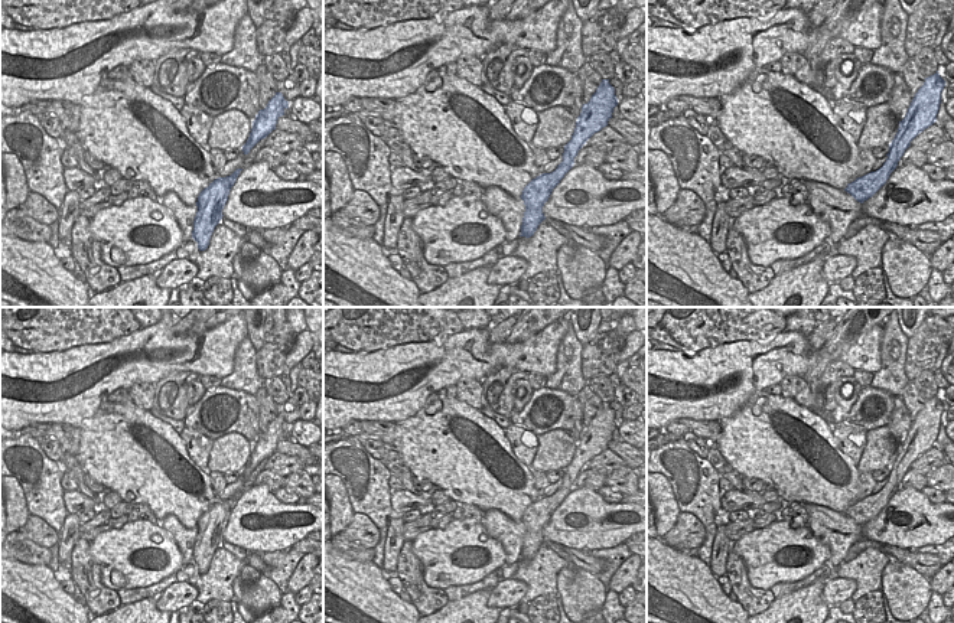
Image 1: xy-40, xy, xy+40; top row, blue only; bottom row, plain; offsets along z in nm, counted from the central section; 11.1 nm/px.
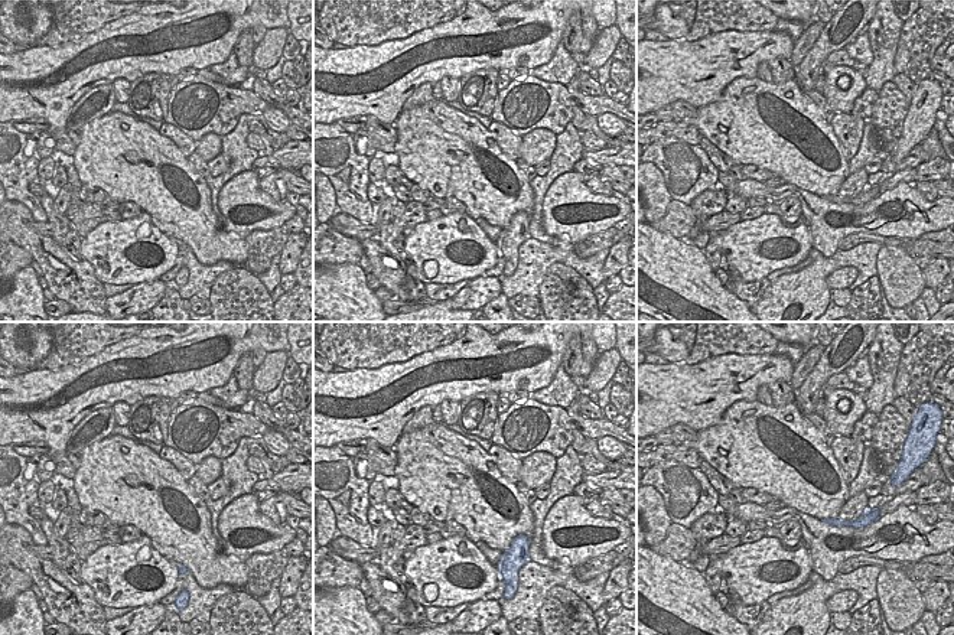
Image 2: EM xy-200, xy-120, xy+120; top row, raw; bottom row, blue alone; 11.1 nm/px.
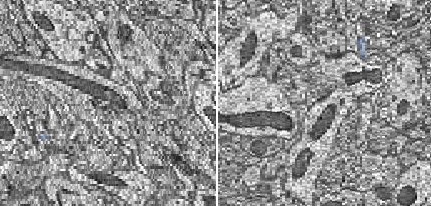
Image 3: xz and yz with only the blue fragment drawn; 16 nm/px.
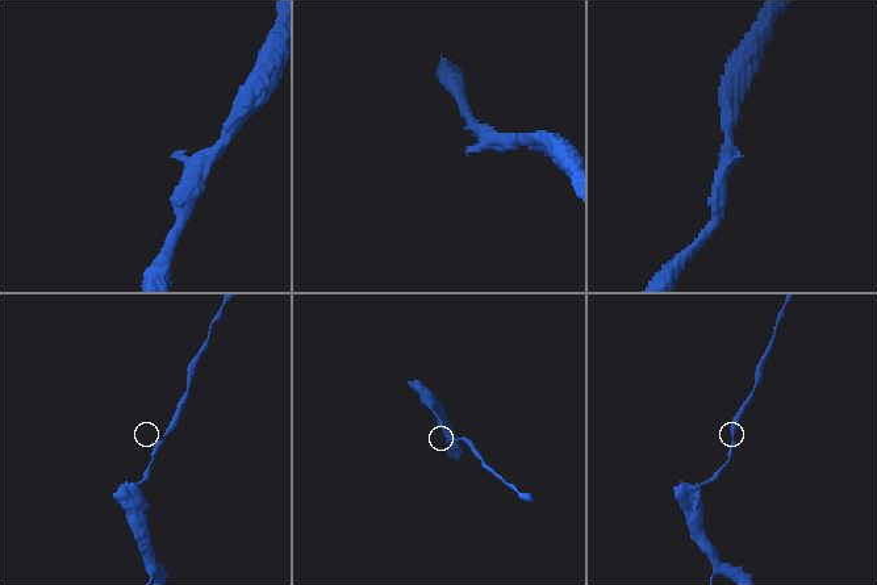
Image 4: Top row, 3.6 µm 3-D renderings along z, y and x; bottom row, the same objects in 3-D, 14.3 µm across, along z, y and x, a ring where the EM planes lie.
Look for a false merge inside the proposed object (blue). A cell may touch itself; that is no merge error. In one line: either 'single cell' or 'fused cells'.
single cell

